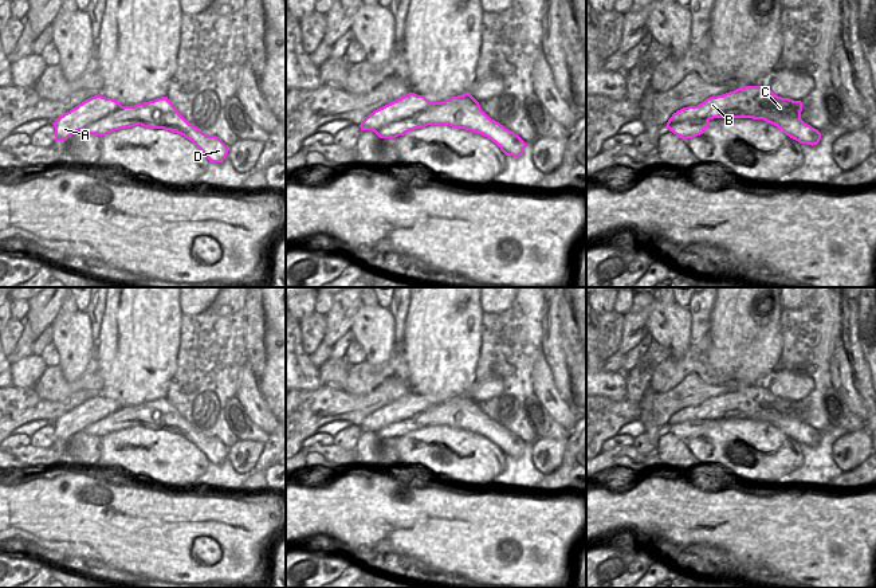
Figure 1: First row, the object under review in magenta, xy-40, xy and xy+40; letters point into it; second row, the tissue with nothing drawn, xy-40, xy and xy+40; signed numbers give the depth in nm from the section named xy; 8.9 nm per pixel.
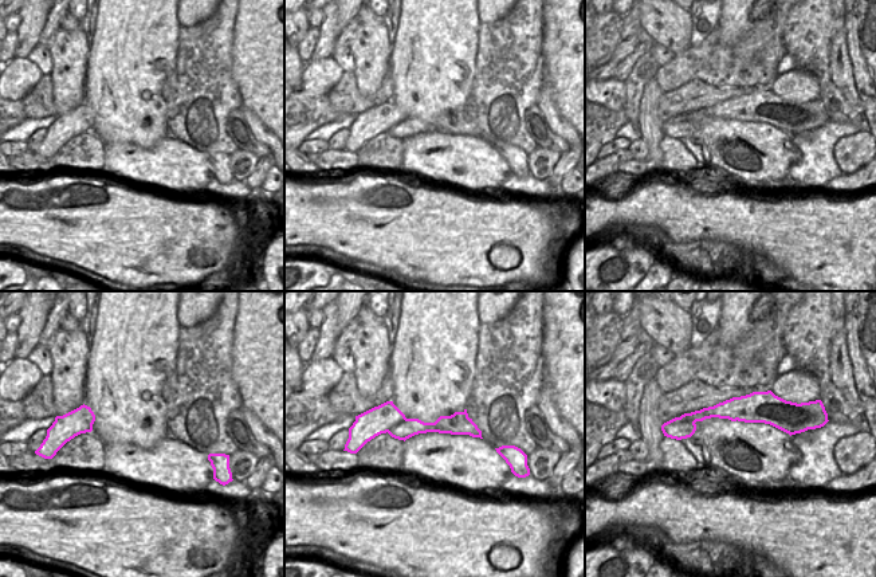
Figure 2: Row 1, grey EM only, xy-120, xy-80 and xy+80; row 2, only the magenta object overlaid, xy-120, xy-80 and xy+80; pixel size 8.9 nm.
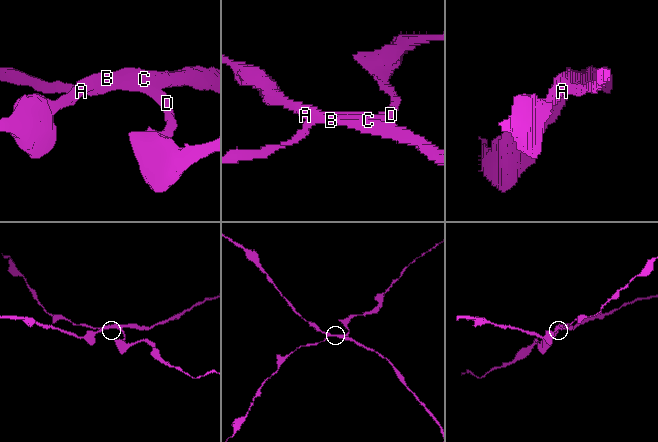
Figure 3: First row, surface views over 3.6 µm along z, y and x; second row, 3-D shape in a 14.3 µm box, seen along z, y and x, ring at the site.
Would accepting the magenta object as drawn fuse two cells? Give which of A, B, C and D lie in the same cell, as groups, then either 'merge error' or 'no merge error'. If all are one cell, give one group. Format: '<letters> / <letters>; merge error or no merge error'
A B C / D; merge error

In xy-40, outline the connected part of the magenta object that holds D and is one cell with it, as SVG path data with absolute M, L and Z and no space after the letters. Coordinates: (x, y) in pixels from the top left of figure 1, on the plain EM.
M144 404L122 407L115 413L89 426L87 435L106 436L114 431L141 426L150 430L164 430L181 435L192 442L211 463L221 463L228 455L228 447L216 436L208 436L189 424L177 411L160 413Z

